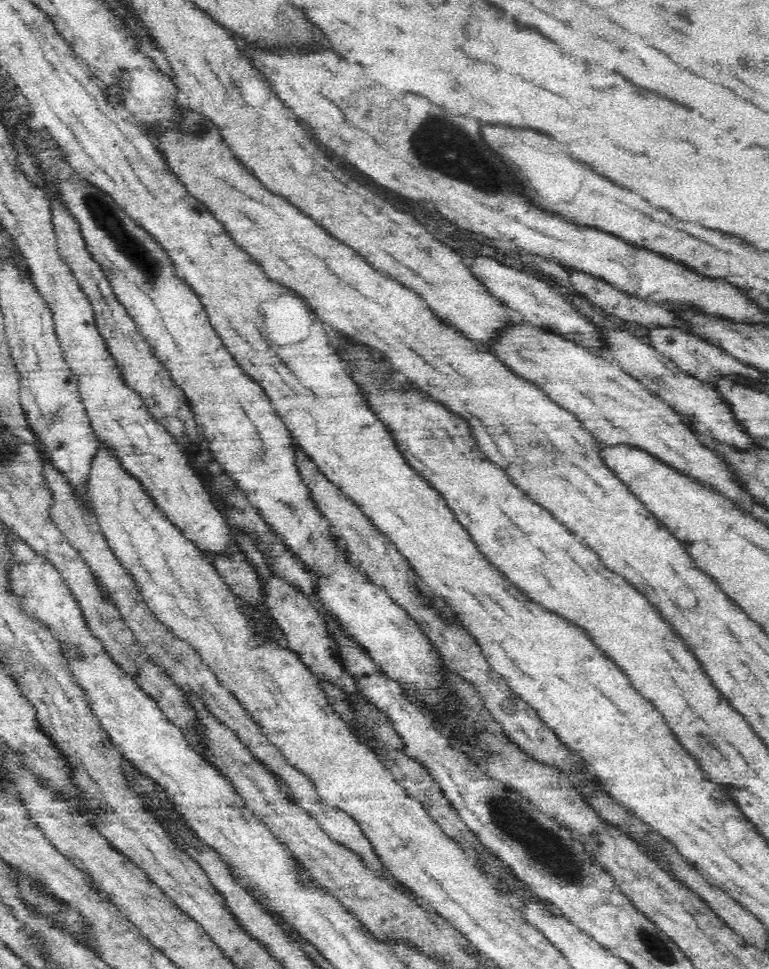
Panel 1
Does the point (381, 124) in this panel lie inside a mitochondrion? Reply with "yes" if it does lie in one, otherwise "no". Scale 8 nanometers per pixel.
no

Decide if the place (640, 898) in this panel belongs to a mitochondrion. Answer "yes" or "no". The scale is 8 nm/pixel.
no

